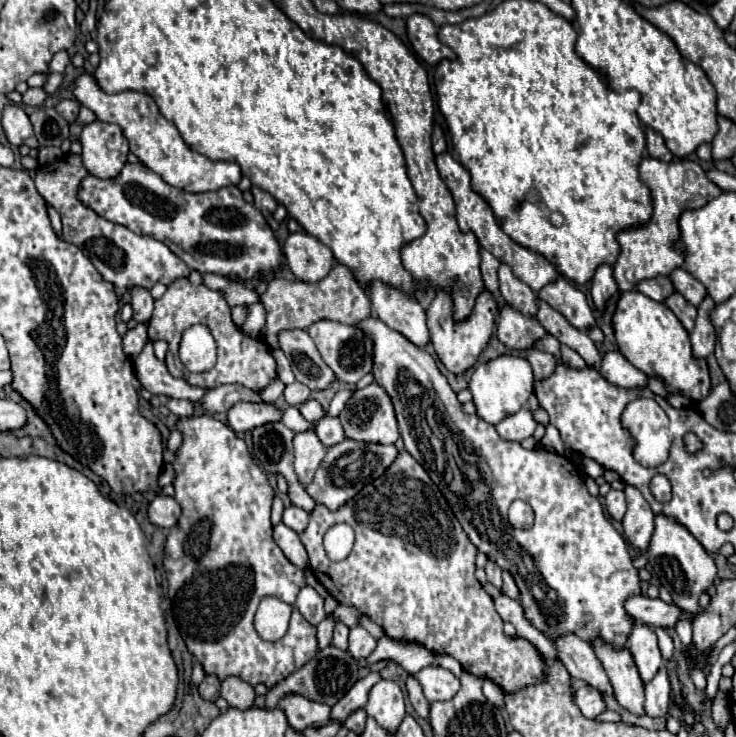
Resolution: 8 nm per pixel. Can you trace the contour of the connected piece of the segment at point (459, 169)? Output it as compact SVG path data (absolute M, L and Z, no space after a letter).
M446 152L446 154L436 156L436 166L438 166L438 170L440 170L442 180L446 182L446 186L450 188L450 192L452 192L452 196L454 196L454 202L456 202L456 220L458 220L458 226L460 226L462 232L474 232L474 236L478 238L480 246L482 246L484 250L488 250L490 254L494 254L500 262L508 264L508 266L512 268L514 276L516 276L518 280L522 280L524 284L528 284L534 292L540 292L546 284L552 284L554 280L558 280L558 270L556 270L546 258L534 254L534 252L528 250L528 248L522 248L520 244L516 244L510 236L506 236L506 234L502 232L502 228L496 224L496 218L494 218L490 206L486 204L486 200L470 188L470 174L466 172L466 168L464 168L460 162L456 162L456 160Z

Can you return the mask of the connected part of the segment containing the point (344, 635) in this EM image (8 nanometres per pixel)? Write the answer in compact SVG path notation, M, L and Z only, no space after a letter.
M338 622L338 624L336 624L332 644L334 644L336 648L342 648L342 650L346 650L346 648L348 648L348 626L346 626L346 624L342 624L342 622Z

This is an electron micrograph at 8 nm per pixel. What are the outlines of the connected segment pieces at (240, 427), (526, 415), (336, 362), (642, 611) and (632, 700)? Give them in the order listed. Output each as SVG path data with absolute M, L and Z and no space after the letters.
M236 404L228 412L228 422L234 432L254 430L256 426L264 426L268 422L282 420L282 410L274 404Z
M522 408L520 412L516 412L514 416L508 416L506 420L502 420L500 424L496 424L496 432L500 434L500 438L504 440L514 440L514 442L522 442L524 438L530 438L536 430L536 420L532 418L532 412L528 408Z
M320 320L308 328L308 334L316 342L316 348L322 360L332 368L336 380L346 384L356 384L362 376L366 376L372 370L372 340L358 326L346 326L332 320Z
M642 594L626 598L624 600L624 608L626 608L626 614L632 616L634 620L642 620L644 624L662 626L662 628L666 628L666 626L668 628L674 628L674 624L680 618L686 618L686 620L692 620L694 618L690 614L684 614L674 604L666 604L660 598L650 600L648 596L642 596Z
M594 638L592 648L610 678L610 684L614 688L614 696L616 696L618 704L622 704L632 714L642 716L644 714L642 712L644 684L638 676L638 668L634 664L628 648L618 650L602 638Z

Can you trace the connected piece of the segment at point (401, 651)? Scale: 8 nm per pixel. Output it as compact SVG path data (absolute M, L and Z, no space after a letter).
M382 636L378 640L376 650L368 656L370 664L376 664L380 660L392 660L392 662L400 664L408 674L414 674L414 672L430 666L434 662L434 654L428 648L424 648L422 644L400 642L400 640Z

